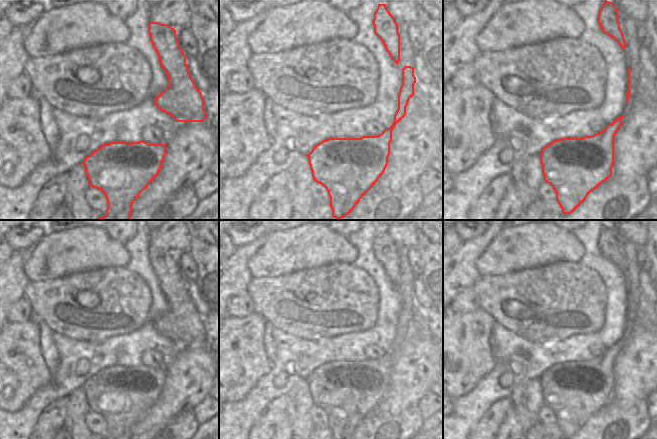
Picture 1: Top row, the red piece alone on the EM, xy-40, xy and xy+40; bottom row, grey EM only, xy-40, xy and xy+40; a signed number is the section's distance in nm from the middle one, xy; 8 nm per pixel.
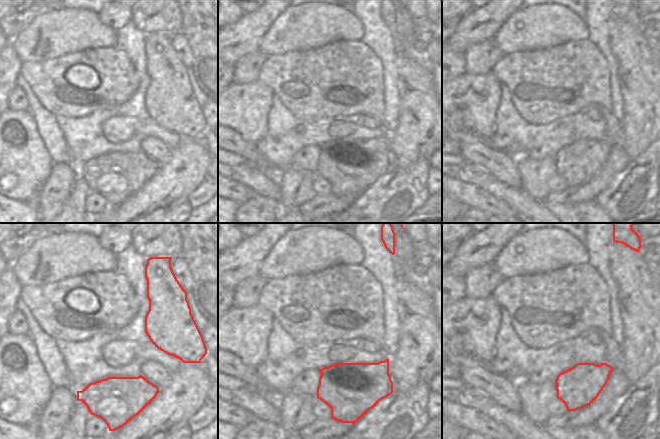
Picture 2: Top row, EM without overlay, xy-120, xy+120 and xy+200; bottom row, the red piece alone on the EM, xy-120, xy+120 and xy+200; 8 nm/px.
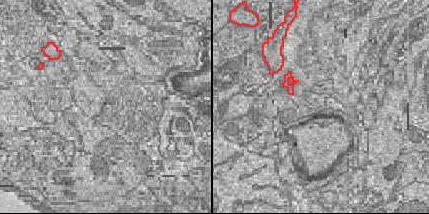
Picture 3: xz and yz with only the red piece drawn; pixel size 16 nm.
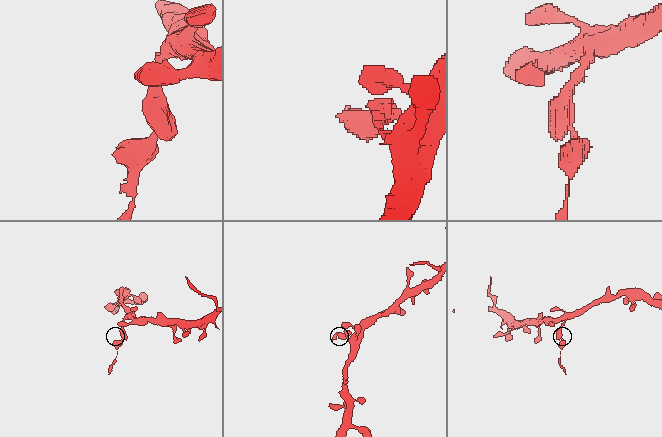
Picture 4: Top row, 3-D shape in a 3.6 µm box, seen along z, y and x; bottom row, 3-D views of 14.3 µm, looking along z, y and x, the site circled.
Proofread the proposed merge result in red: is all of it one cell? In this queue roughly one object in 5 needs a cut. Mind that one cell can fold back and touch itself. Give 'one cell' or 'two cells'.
two cells

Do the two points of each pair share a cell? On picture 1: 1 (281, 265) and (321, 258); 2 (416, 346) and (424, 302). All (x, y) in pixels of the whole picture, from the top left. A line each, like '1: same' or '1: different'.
1: same
2: different

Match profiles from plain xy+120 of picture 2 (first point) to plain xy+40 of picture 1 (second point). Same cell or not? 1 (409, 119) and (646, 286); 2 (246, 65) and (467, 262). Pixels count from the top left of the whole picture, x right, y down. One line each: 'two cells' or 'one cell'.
1: two cells
2: two cells

